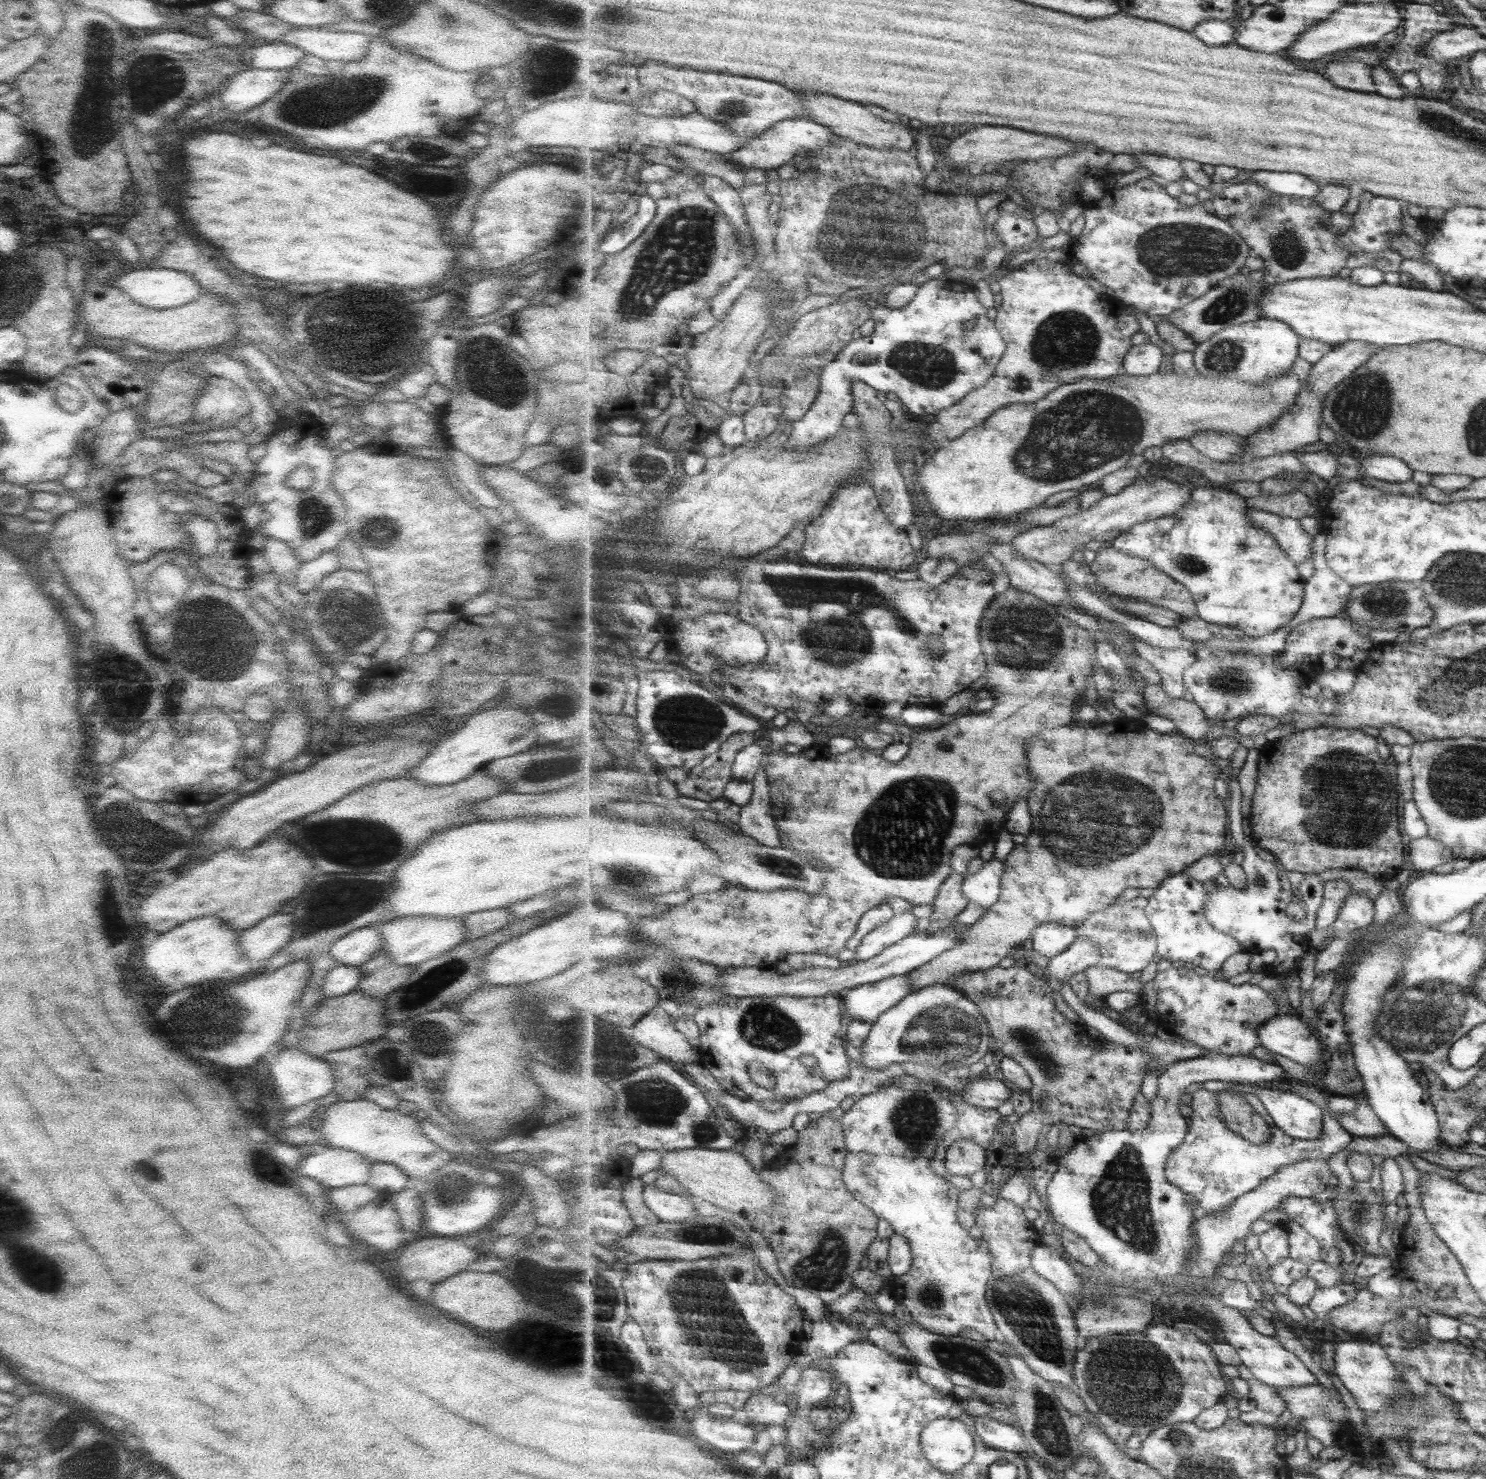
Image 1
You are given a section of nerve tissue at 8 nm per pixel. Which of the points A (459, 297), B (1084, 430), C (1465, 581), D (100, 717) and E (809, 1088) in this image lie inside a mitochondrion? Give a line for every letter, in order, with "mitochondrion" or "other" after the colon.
A: other
B: mitochondrion
C: mitochondrion
D: other
E: other

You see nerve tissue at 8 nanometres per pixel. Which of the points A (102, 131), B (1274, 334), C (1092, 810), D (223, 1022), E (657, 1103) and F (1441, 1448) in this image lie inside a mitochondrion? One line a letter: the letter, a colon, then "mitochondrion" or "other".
A: mitochondrion
B: other
C: mitochondrion
D: mitochondrion
E: mitochondrion
F: mitochondrion

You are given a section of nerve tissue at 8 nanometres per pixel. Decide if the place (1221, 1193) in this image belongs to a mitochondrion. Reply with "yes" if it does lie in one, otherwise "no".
no

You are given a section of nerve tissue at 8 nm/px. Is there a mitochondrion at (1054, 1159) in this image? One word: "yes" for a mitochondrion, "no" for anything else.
no

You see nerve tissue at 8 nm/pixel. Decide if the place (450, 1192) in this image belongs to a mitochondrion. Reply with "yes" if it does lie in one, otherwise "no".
yes

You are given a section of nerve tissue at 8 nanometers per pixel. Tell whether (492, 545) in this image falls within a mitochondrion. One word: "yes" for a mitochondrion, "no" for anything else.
no

